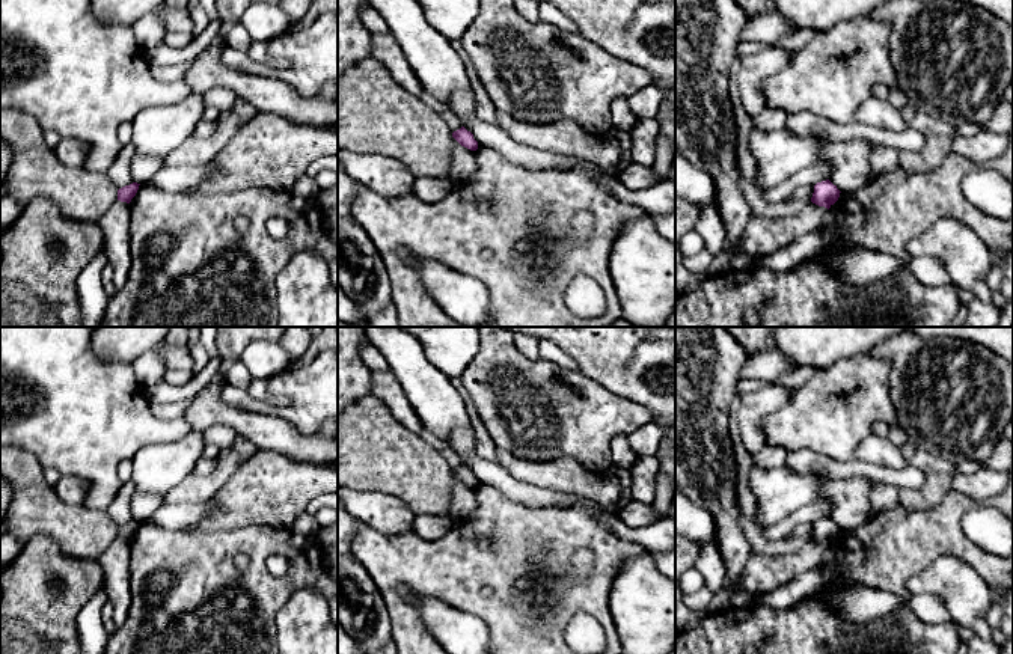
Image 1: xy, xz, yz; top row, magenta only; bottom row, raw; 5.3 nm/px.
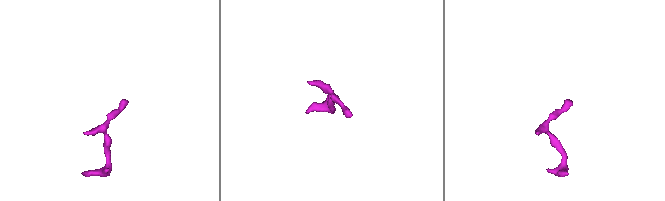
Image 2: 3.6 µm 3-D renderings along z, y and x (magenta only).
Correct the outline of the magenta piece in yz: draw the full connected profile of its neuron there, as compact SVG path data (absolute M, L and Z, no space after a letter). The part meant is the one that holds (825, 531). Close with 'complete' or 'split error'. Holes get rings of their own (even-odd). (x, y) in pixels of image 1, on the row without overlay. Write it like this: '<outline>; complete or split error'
M826 517L814 523L811 539L829 547L838 538L840 530L837 523Z; complete

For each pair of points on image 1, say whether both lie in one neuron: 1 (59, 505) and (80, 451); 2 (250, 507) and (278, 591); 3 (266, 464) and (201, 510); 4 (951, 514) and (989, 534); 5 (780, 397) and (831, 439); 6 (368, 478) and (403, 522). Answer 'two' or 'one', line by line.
1: two
2: two
3: two
4: two
5: two
6: two

